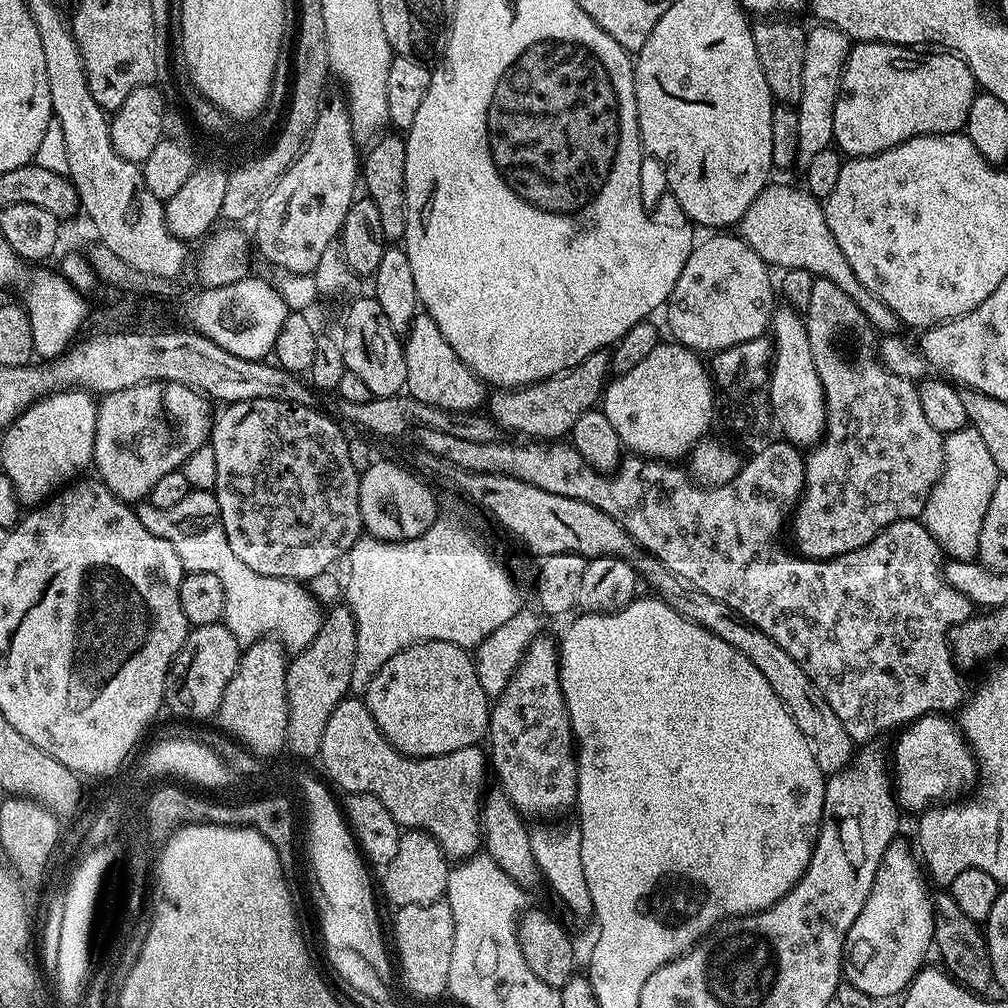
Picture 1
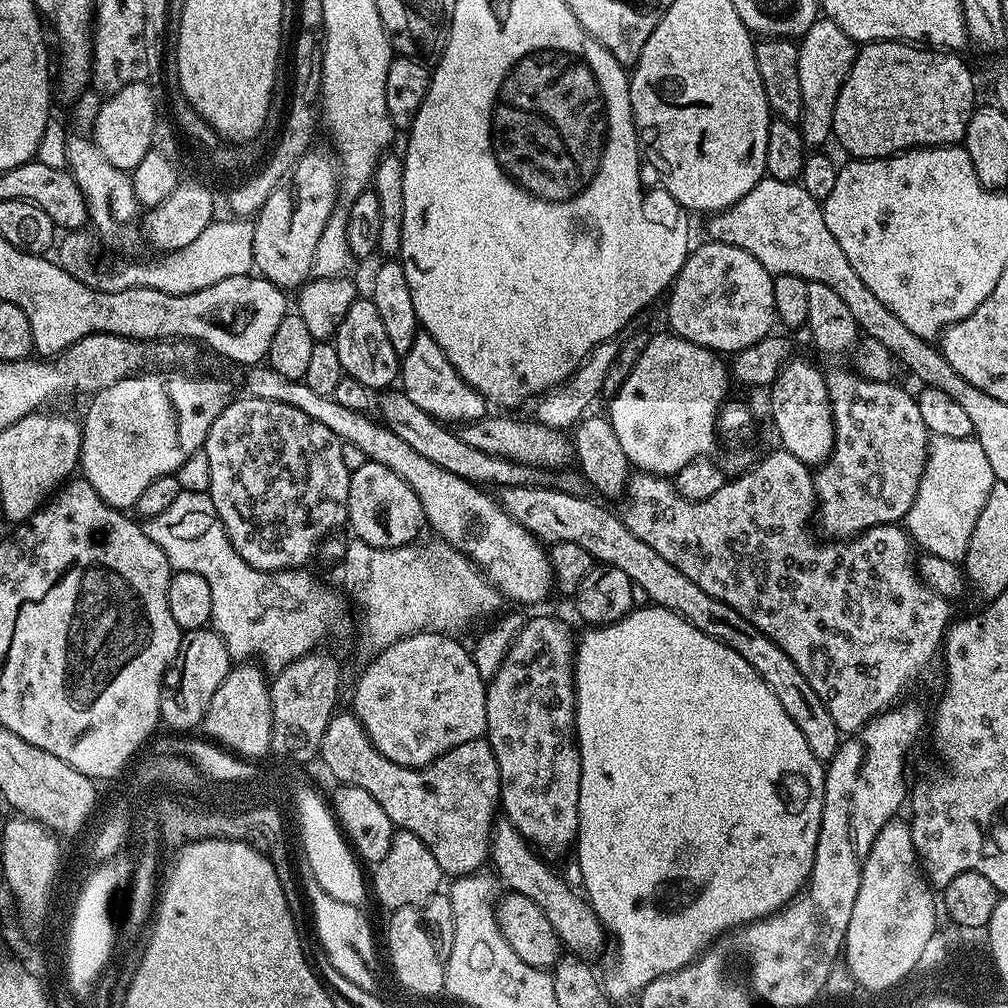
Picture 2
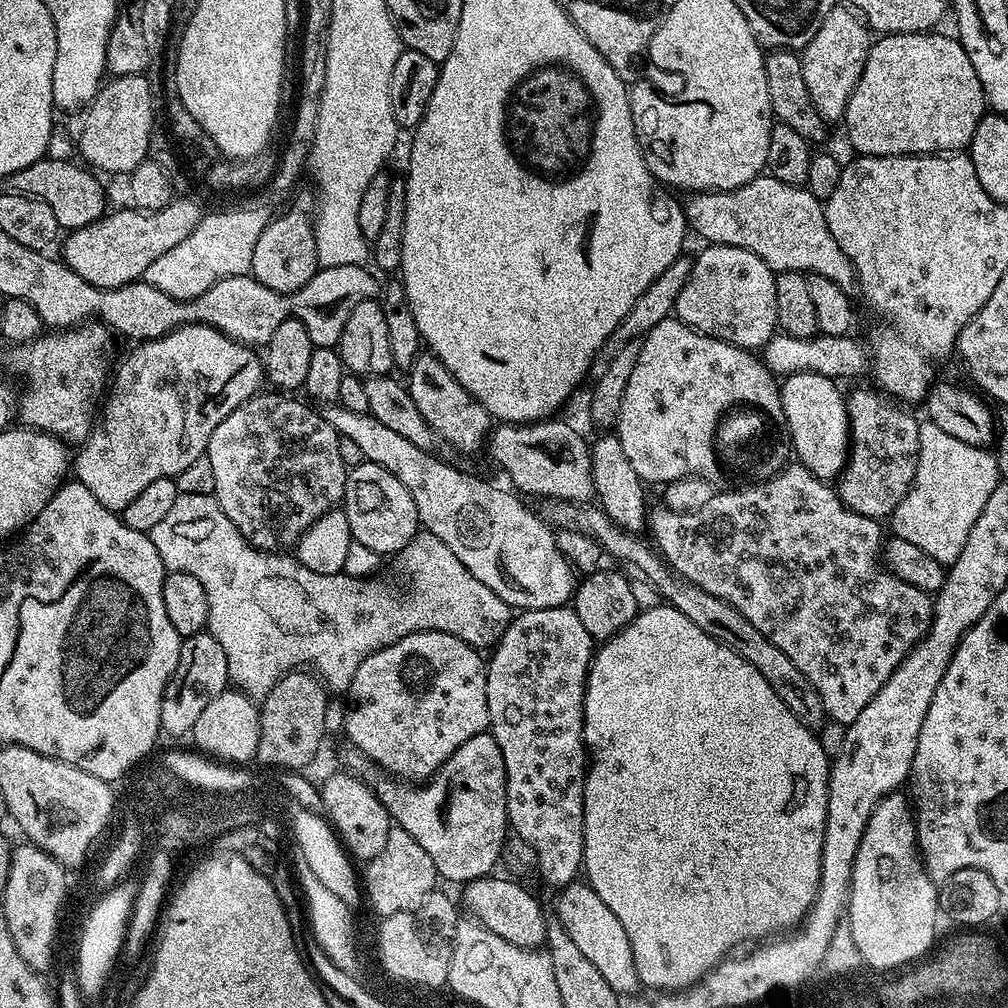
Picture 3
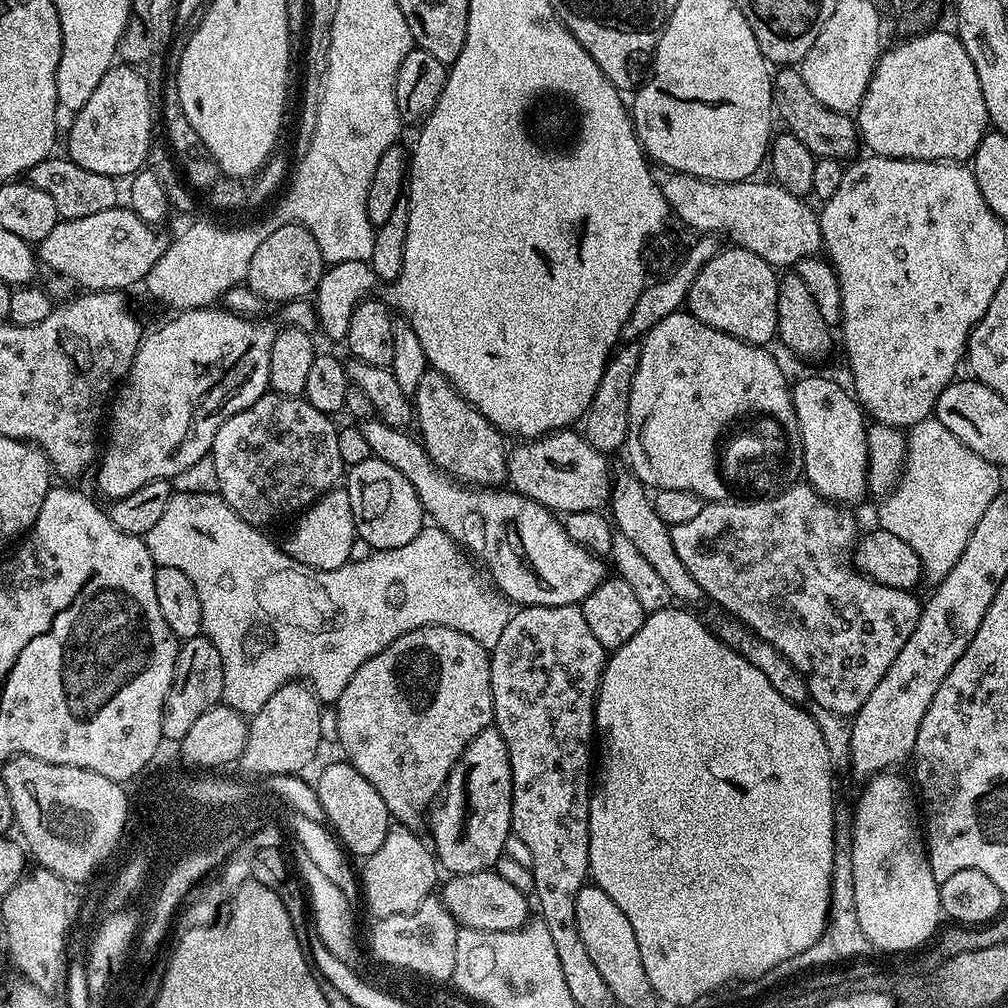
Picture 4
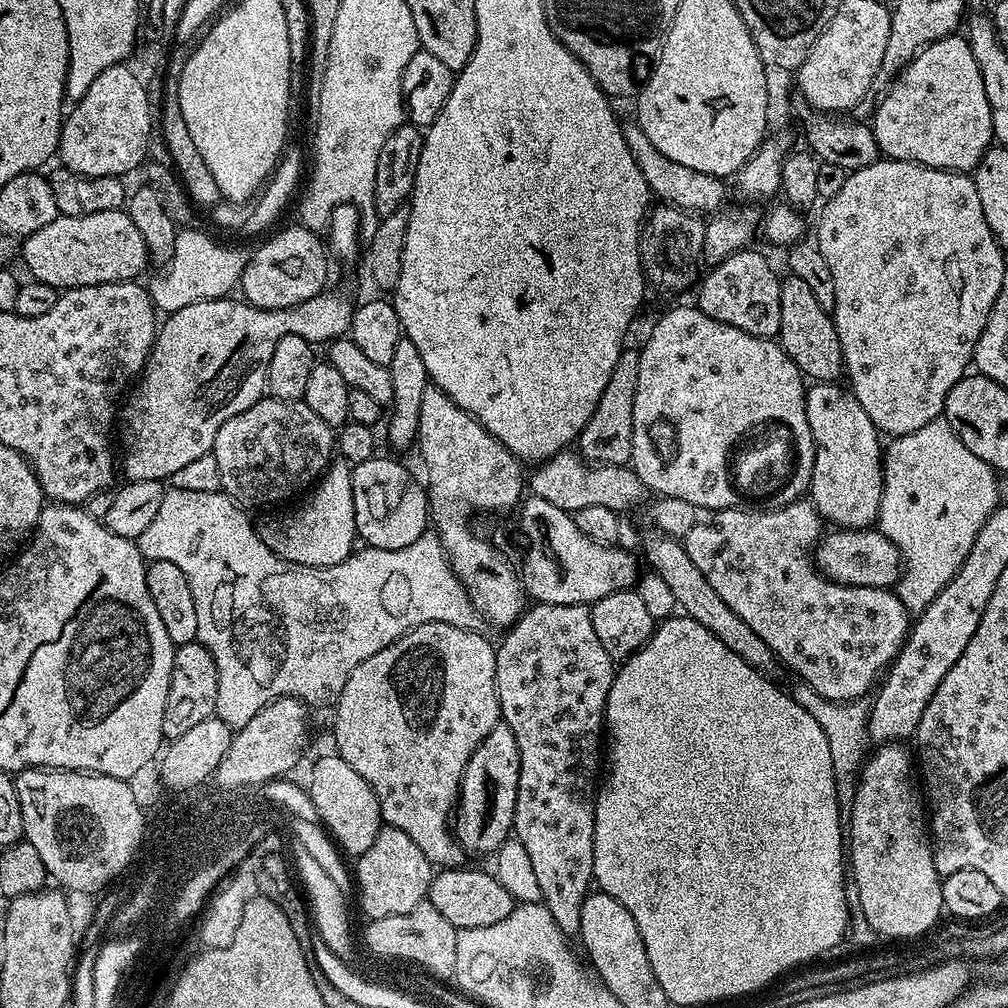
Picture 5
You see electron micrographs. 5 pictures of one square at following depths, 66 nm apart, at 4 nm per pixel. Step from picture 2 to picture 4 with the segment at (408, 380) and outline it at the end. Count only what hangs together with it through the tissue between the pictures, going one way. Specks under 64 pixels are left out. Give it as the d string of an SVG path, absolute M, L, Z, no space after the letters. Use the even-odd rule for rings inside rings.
M429 371L422 374L418 381L418 390L414 397L414 420L420 423L419 439L422 441L426 454L437 466L447 472L454 480L468 486L495 489L508 479L508 455L503 448L505 437L487 420L466 397L458 394L458 390L440 372Z

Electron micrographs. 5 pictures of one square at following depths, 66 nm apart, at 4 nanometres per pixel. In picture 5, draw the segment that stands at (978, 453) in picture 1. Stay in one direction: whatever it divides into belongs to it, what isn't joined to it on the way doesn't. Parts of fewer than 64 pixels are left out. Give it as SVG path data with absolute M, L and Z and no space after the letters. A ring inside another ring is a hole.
M943 418L926 422L926 426L922 426L922 430L914 430L914 434L902 434L889 439L882 452L882 463L884 466L884 489L880 495L878 531L886 538L890 538L890 542L894 542L894 546L898 546L900 551L902 571L900 581L894 589L896 596L907 606L909 613L919 614L924 612L930 606L930 602L934 602L934 598L938 598L940 591L956 577L962 562L966 562L966 556L970 554L970 548L974 546L974 540L978 538L978 532L982 530L986 518L990 518L990 514L1001 503L1000 488L996 485L998 476L990 465L982 462L982 458L978 458L978 454L966 450L966 442L962 442L962 438L958 438L958 434L954 434L954 430L948 425L948 421Z

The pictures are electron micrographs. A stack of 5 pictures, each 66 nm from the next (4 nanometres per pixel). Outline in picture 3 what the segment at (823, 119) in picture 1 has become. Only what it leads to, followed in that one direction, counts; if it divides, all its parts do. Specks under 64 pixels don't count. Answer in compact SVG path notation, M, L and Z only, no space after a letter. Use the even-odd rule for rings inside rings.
M834 6L818 26L818 34L814 34L814 38L810 38L810 42L799 53L806 90L810 90L810 98L825 121L839 121L843 117L846 102L850 102L850 94L858 78L862 78L862 70L873 43L868 25L853 9Z

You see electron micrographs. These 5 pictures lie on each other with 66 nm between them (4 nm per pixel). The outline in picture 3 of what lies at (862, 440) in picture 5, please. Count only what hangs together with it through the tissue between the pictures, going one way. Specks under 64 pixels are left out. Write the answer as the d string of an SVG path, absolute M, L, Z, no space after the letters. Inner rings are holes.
M794 372L790 376L783 377L780 384L780 401L782 402L782 414L786 418L788 438L792 441L792 451L795 459L803 464L807 472L817 476L825 482L832 482L839 477L848 462L848 405L845 393L839 392L837 381L826 378L822 374L806 374Z

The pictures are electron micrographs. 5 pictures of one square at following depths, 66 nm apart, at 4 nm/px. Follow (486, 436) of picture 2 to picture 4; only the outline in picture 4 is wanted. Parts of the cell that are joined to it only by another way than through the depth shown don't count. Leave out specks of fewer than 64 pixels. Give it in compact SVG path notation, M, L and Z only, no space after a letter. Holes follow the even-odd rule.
M557 430L517 444L520 445L509 451L507 481L519 496L538 502L553 514L578 510L599 512L609 503L613 482L613 477L608 476L609 459L590 446L579 431Z

